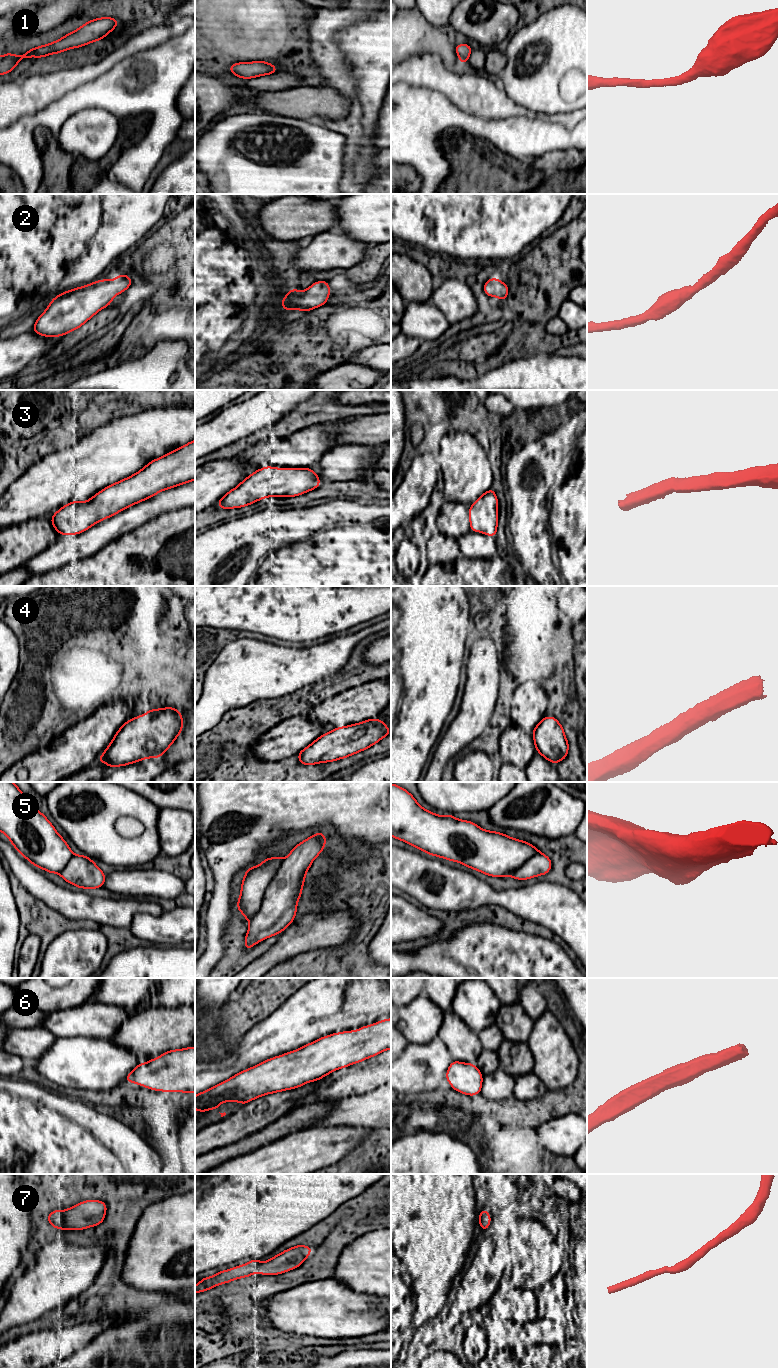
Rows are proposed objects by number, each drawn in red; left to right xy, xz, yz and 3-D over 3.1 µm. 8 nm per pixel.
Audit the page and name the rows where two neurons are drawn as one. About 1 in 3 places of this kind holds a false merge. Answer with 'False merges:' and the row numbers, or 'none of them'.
False merges: 5

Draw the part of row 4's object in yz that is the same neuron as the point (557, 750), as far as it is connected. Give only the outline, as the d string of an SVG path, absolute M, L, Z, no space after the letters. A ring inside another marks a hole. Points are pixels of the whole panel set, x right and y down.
M552 716L542 718L532 731L536 751L557 764L568 755L569 744L562 725Z

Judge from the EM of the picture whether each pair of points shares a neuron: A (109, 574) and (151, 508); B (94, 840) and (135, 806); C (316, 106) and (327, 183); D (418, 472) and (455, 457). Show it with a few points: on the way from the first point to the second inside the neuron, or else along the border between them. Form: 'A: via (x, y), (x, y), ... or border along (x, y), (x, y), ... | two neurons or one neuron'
A: border along (160, 514), (123, 533), (119, 537) | two neurons
B: via (99, 828), (123, 806) | one neuron
C: border along (284, 116), (307, 120) | two neurons
D: border along (436, 458), (439, 469) | two neurons

